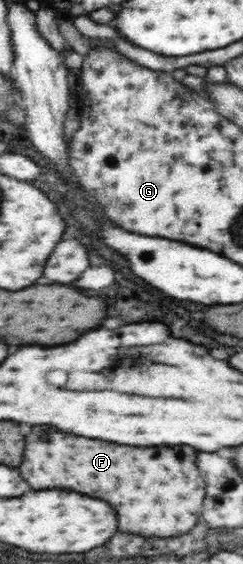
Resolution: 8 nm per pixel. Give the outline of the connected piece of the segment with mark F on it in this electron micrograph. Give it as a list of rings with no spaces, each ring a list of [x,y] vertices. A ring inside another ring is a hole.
[[[34,426],[30,434],[26,434],[26,454],[20,464],[22,478],[34,488],[70,488],[92,498],[102,498],[112,504],[118,516],[118,528],[124,532],[140,534],[140,536],[180,536],[192,530],[200,518],[205,505],[206,483],[196,466],[198,452],[190,446],[118,446],[114,442],[104,440],[88,440],[74,438],[72,434],[62,434],[52,426]]]

